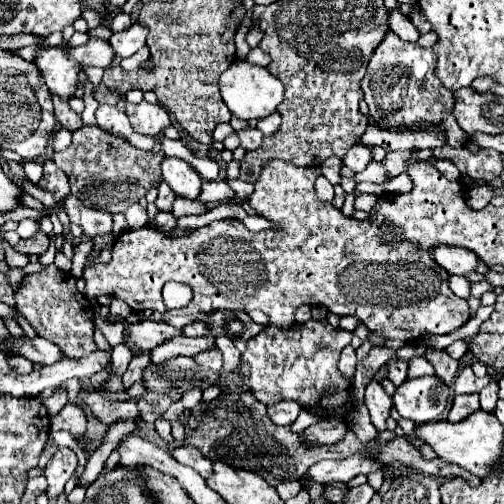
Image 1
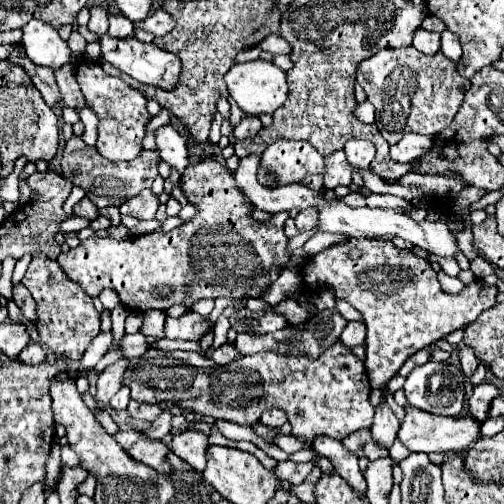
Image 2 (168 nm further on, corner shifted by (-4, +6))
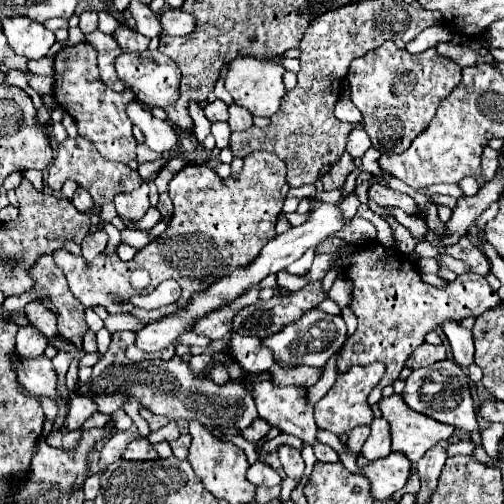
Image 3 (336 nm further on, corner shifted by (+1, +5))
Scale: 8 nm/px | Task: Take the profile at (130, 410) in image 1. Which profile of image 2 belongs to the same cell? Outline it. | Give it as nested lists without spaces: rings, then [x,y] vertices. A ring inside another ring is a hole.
[[[129,402],[127,412],[137,418],[137,420],[145,420],[145,422],[153,422],[157,420],[157,416],[161,416],[161,408],[159,406],[147,406],[147,404],[139,404],[139,402]]]

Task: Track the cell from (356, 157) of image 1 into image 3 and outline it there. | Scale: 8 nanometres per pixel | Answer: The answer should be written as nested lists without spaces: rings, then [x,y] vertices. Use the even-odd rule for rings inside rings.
[[[356,129],[350,133],[350,139],[346,143],[346,153],[350,157],[362,157],[370,149],[370,137],[366,135],[364,129]]]

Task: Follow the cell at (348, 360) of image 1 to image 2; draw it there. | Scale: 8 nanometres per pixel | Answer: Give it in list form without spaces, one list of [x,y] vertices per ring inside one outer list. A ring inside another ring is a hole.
[[[349,322],[341,334],[341,342],[345,346],[357,346],[365,342],[365,324],[363,322]]]

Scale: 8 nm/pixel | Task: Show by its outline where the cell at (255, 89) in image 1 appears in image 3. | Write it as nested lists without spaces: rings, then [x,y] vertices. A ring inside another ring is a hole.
[[[238,57],[230,63],[230,71],[226,75],[226,91],[234,97],[236,105],[242,105],[252,115],[272,117],[280,109],[280,103],[286,95],[284,81],[282,81],[284,71],[286,69],[280,63],[272,63],[266,59],[254,59],[254,57]]]

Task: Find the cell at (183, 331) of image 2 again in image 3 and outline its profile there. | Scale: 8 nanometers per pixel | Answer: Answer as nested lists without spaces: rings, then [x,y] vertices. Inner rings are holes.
[[[254,287],[254,291],[250,289],[242,299],[236,299],[230,307],[226,309],[218,309],[218,311],[212,311],[210,315],[204,315],[202,319],[198,319],[194,325],[192,325],[192,331],[198,333],[198,335],[204,335],[208,339],[222,339],[226,333],[232,331],[232,317],[244,309],[246,305],[254,303],[258,299],[258,287]]]

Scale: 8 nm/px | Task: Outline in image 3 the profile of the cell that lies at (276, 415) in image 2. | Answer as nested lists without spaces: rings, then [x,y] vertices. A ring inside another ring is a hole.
[[[258,417],[258,419],[248,427],[248,429],[242,431],[242,437],[246,437],[246,439],[252,441],[252,443],[256,443],[258,439],[262,439],[262,437],[270,431],[270,427],[272,427],[270,423],[266,423],[266,421],[262,421],[262,419]]]

